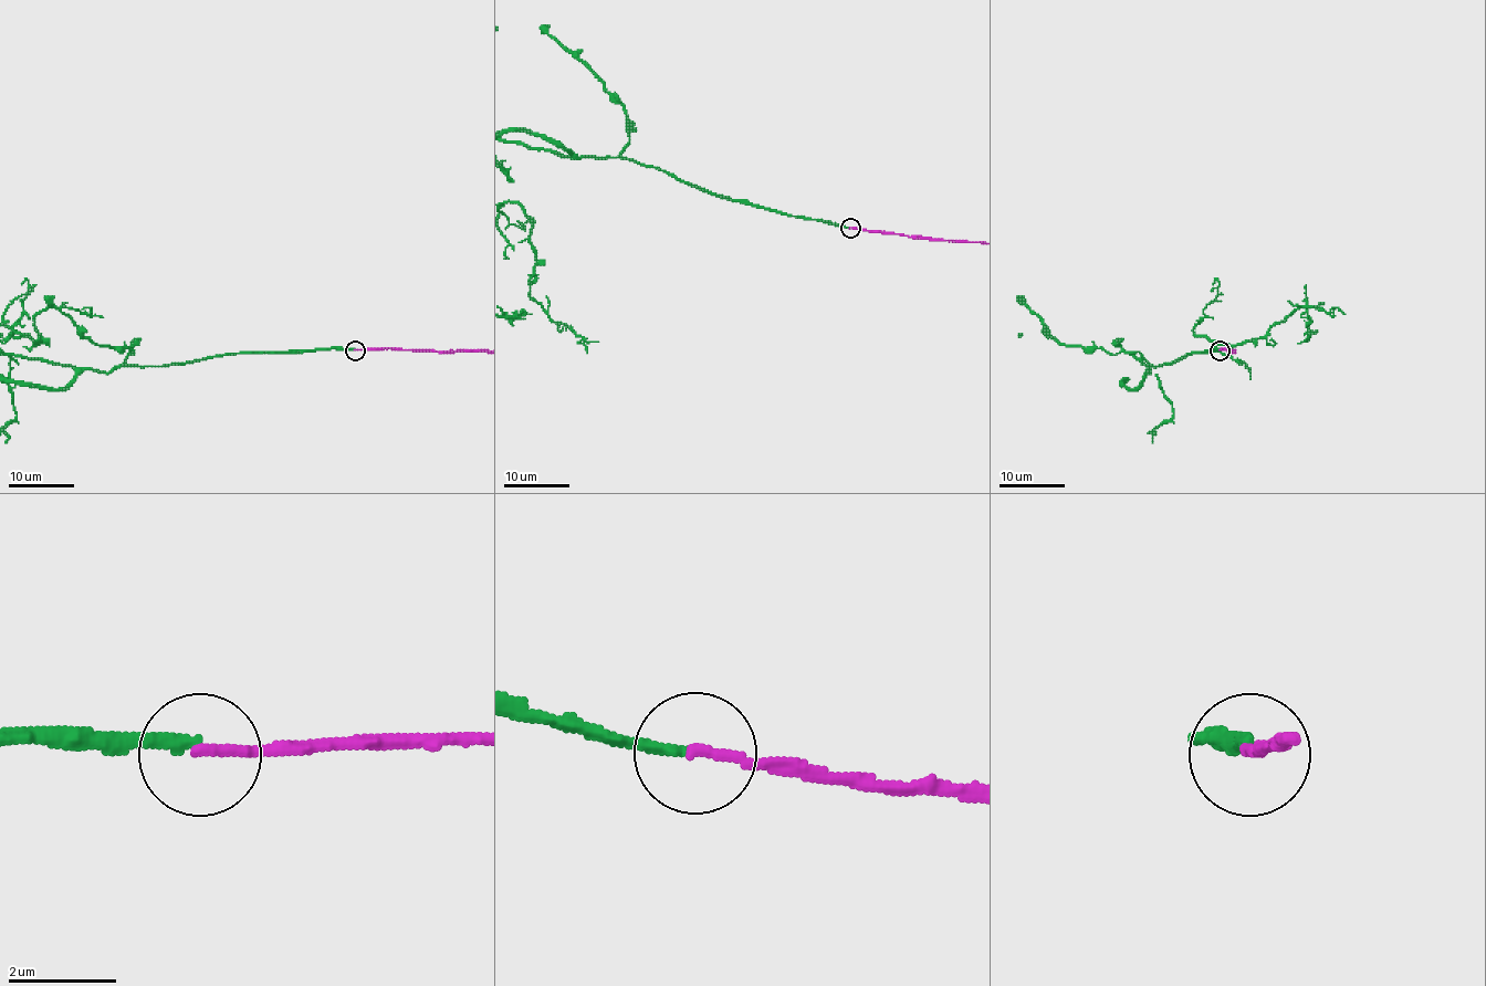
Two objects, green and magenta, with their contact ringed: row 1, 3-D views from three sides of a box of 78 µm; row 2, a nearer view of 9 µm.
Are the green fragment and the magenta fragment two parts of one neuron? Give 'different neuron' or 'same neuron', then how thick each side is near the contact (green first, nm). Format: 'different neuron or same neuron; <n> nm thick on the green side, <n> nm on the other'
different neuron; 190 nm thick on the green side, 200 nm on the other

